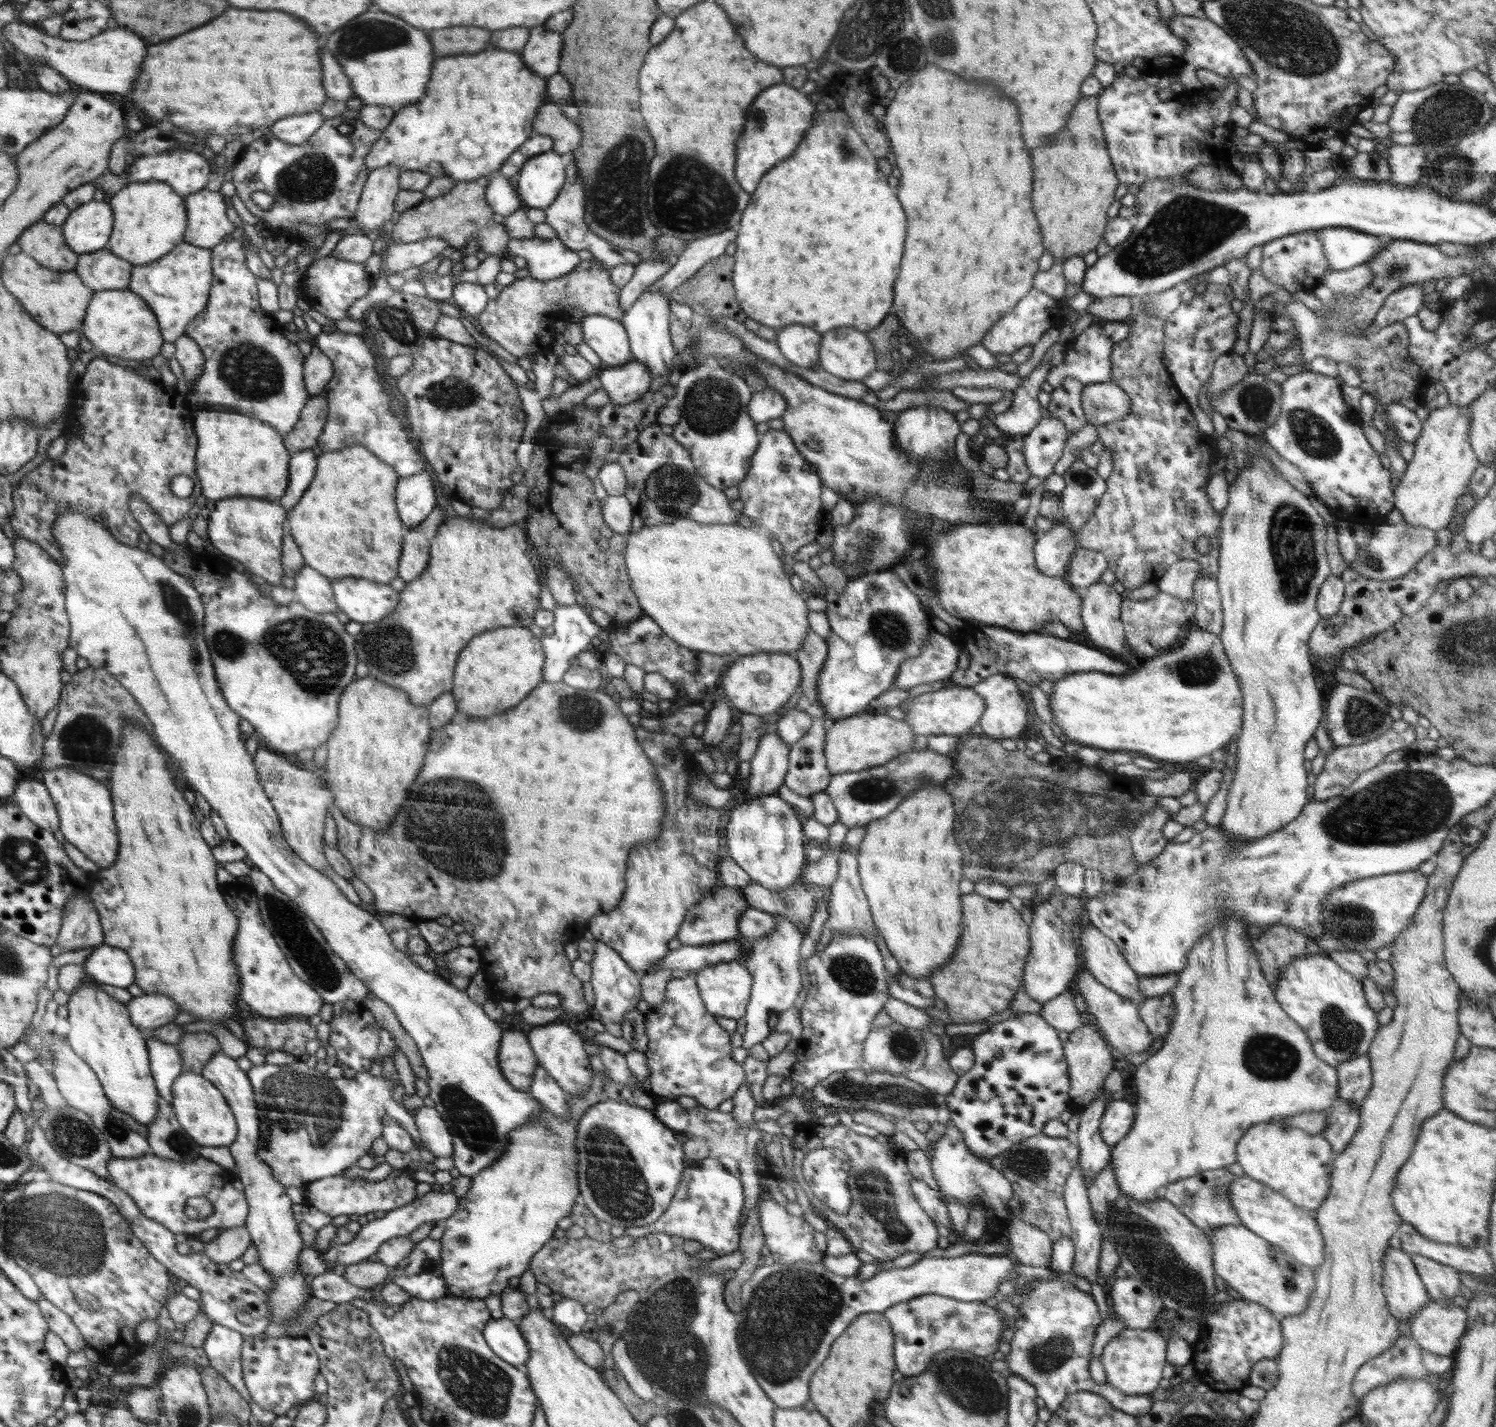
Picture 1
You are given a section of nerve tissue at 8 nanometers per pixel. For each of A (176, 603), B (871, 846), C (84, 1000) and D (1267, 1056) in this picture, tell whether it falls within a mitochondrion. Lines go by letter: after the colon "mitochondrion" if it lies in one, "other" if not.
A: mitochondrion
B: other
C: other
D: mitochondrion

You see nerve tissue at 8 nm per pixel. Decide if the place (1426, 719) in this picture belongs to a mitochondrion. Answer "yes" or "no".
no

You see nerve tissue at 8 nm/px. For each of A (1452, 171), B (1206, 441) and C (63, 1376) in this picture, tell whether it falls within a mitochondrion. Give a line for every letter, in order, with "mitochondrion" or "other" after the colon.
A: mitochondrion
B: other
C: other

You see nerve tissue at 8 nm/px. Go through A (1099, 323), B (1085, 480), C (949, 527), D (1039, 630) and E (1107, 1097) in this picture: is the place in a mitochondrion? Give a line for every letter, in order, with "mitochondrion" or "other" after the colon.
A: other
B: mitochondrion
C: other
D: other
E: other

